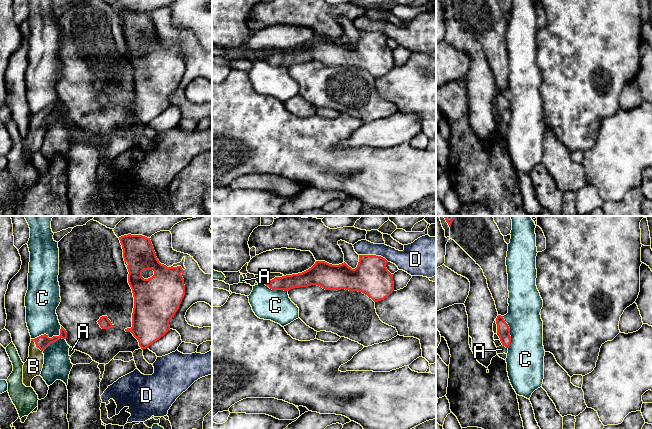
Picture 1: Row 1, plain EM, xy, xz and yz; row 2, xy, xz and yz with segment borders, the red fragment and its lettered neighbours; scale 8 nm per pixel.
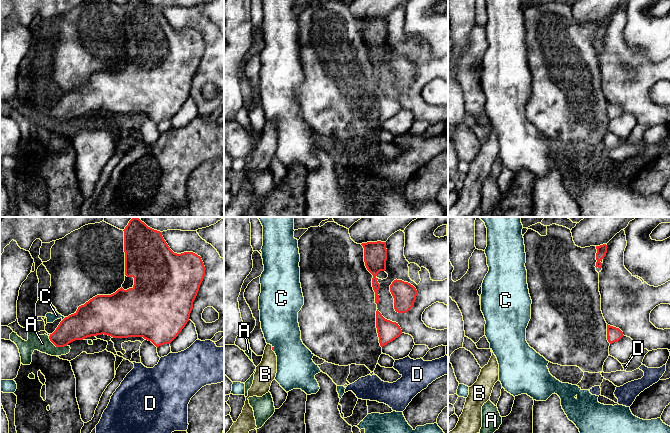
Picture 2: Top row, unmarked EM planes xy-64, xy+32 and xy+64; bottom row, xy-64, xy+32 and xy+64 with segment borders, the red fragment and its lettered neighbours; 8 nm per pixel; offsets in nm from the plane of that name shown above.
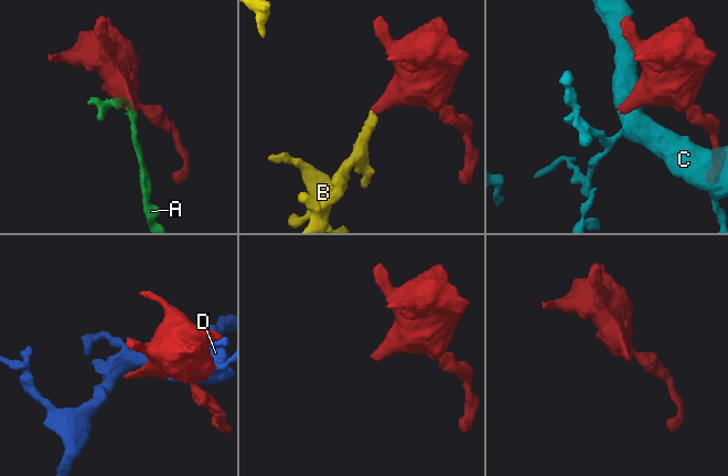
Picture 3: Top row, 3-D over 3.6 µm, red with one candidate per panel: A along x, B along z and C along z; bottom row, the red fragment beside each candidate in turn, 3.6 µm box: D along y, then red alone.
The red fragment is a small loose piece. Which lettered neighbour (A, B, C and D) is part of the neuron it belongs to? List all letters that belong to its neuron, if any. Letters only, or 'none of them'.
B

